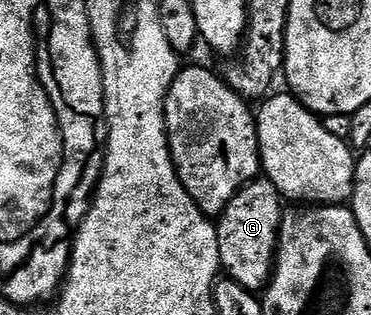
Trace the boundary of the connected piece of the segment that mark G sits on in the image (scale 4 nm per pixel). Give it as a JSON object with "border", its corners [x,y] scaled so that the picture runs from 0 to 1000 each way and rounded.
{"border":[[[690,568],[647,600],[588,692],[593,844],[609,876],[650,898],[650,911],[698,924],[730,889],[752,771],[752,708],[768,673],[760,644],[752,600],[736,578]]]}

